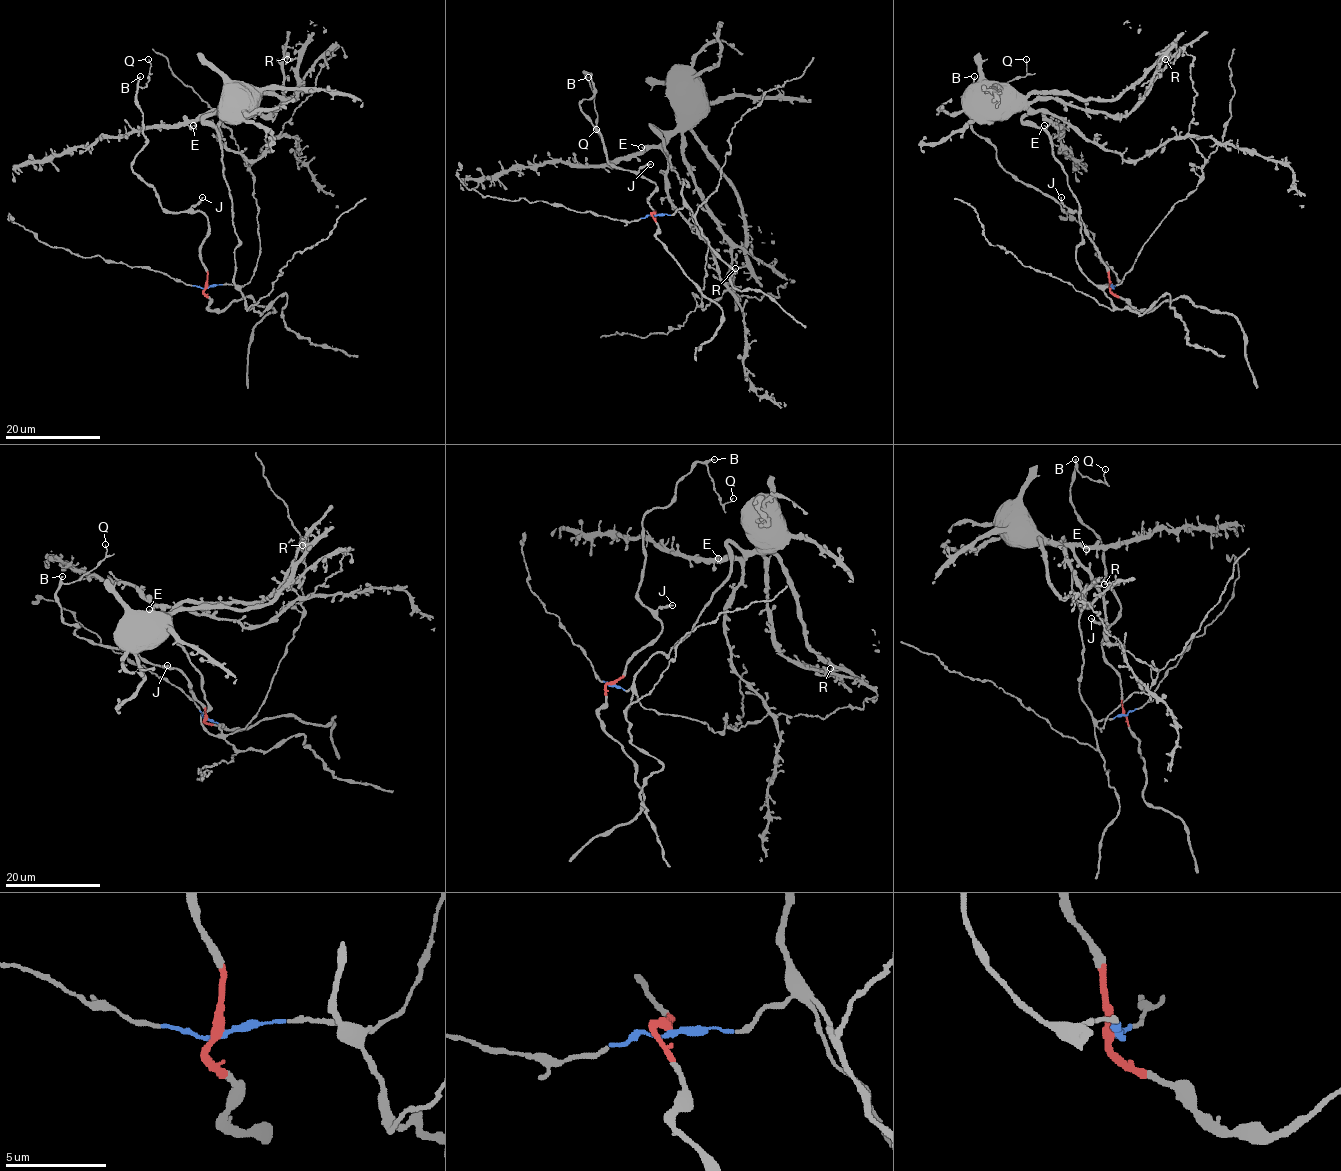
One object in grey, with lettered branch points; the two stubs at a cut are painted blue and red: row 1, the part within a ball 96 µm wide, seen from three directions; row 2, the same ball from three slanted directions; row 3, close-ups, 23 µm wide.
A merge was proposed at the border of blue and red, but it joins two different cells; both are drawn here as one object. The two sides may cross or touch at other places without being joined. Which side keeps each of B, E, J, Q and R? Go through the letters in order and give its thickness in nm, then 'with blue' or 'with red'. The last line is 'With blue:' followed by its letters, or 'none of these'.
B: 180 nm | with red
E: 160 nm | with blue
J: 180 nm | with red
Q: 120 nm | with red
R: 320 nm | with blue
With blue: E, R

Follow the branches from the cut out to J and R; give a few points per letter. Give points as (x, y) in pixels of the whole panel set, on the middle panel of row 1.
J: (655, 214), (648, 200), (656, 185), (638, 170), (650, 164)
R: (655, 215), (684, 206), (688, 183), (650, 126), (682, 134), (683, 161), (735, 268)

